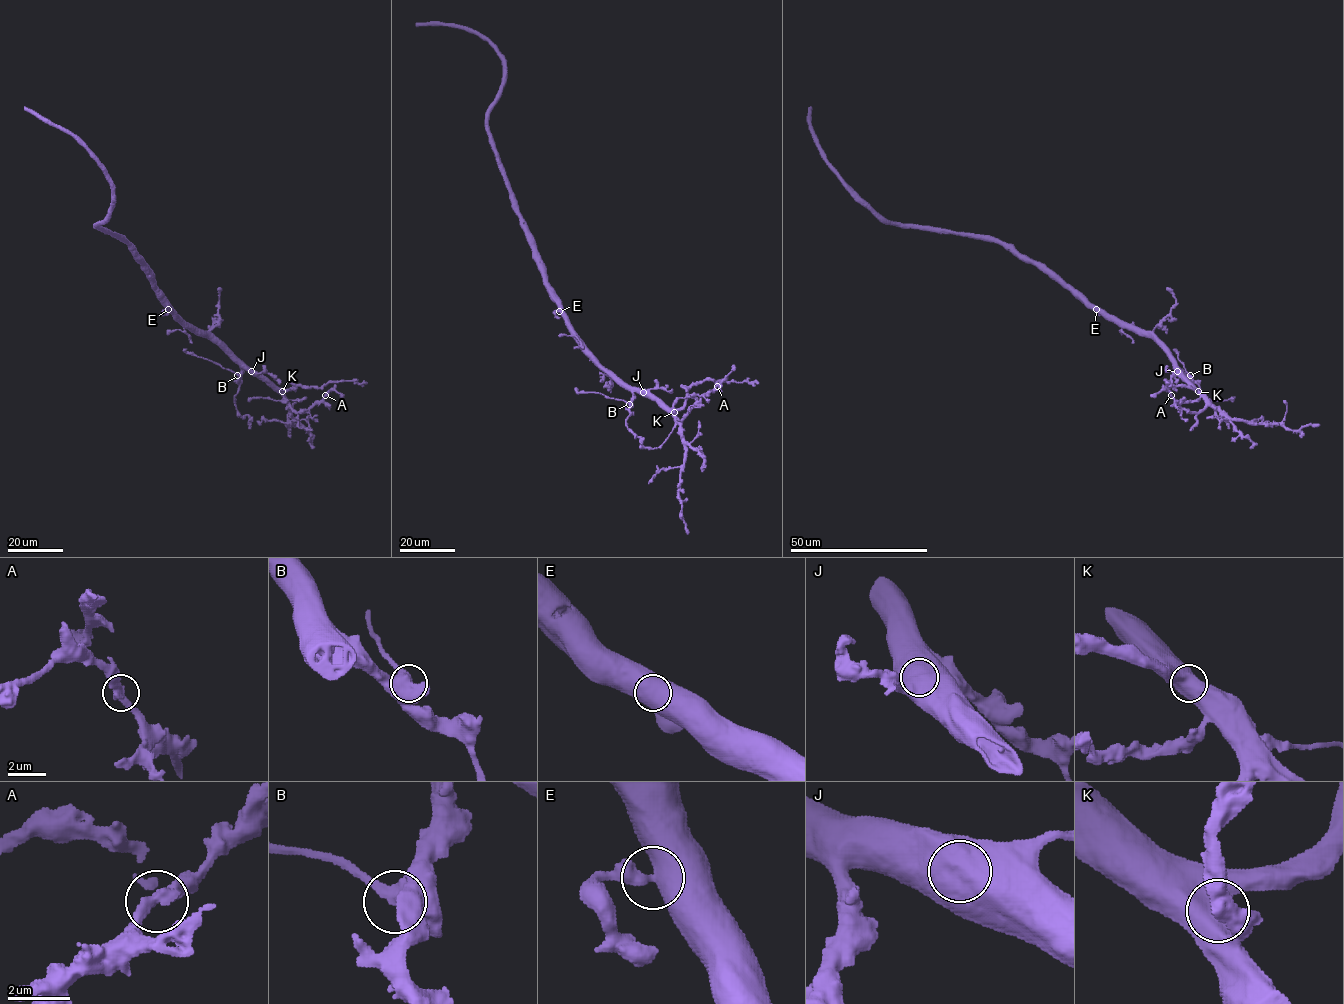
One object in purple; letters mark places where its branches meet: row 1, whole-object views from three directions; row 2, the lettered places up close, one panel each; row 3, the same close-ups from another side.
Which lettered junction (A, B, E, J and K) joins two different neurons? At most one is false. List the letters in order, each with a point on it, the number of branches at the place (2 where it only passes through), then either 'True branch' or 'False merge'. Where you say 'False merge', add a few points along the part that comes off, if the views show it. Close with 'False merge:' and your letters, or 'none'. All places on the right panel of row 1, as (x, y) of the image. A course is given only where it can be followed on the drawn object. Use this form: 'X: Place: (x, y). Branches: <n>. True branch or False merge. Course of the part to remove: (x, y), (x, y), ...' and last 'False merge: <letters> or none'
A: Place: (1171, 395). Branches: 2. True branch
B: Place: (1190, 375). Branches: 2. True branch
E: Place: (1096, 309). Branches: 2. True branch
J: Place: (1177, 371). Branches: 1. True branch
K: Place: (1198, 391). Branches: 1. True branch
False merge: none

